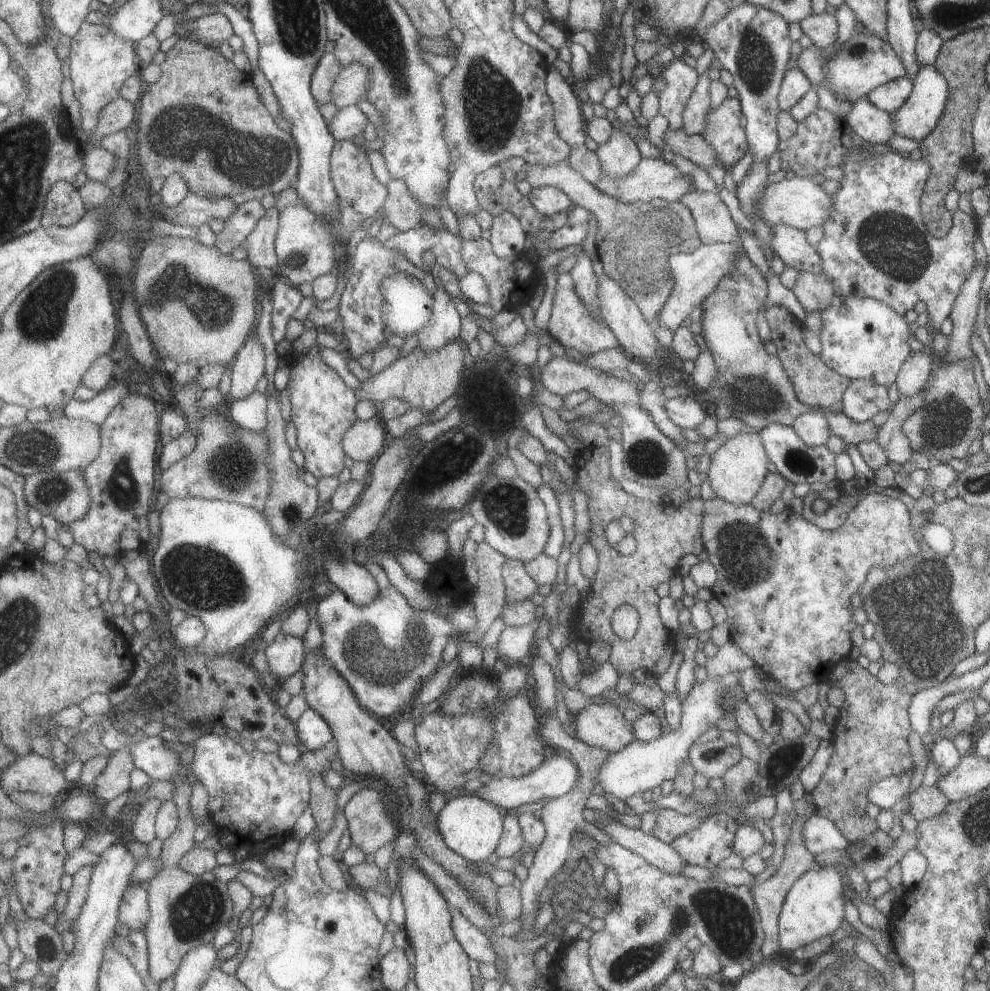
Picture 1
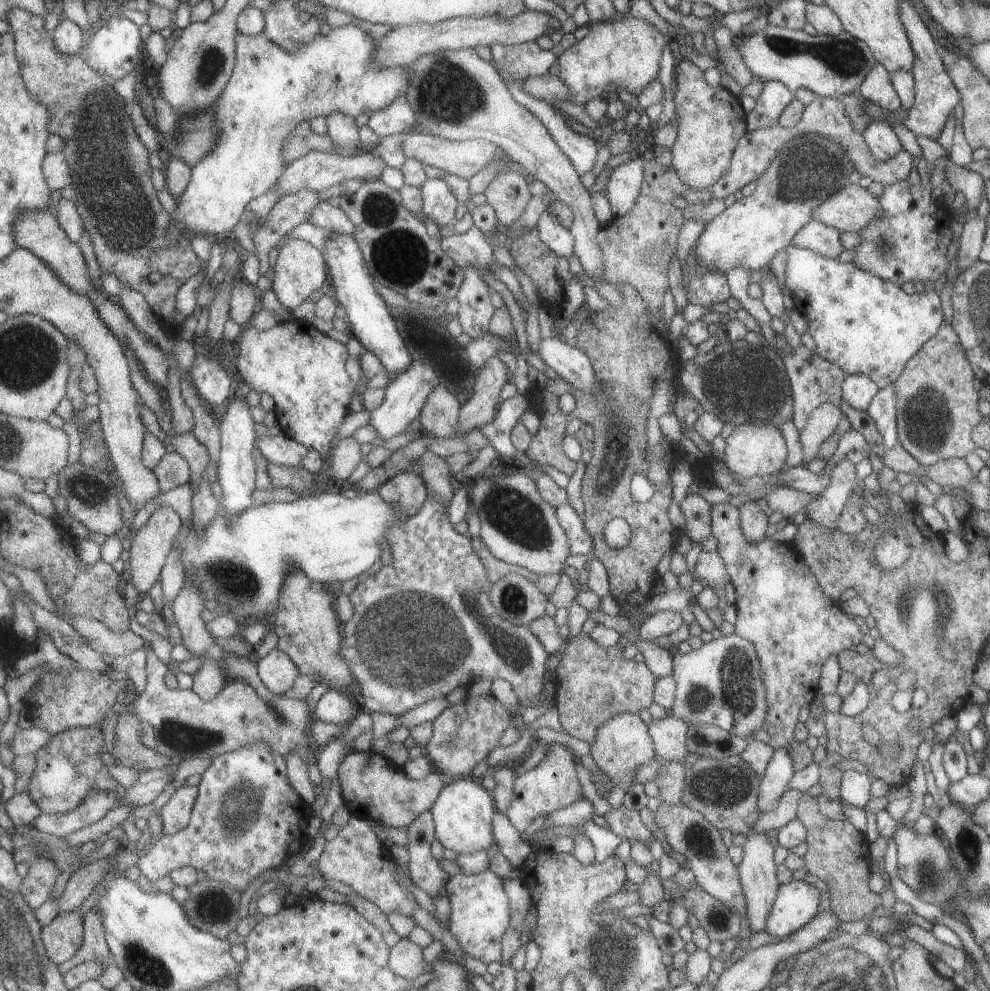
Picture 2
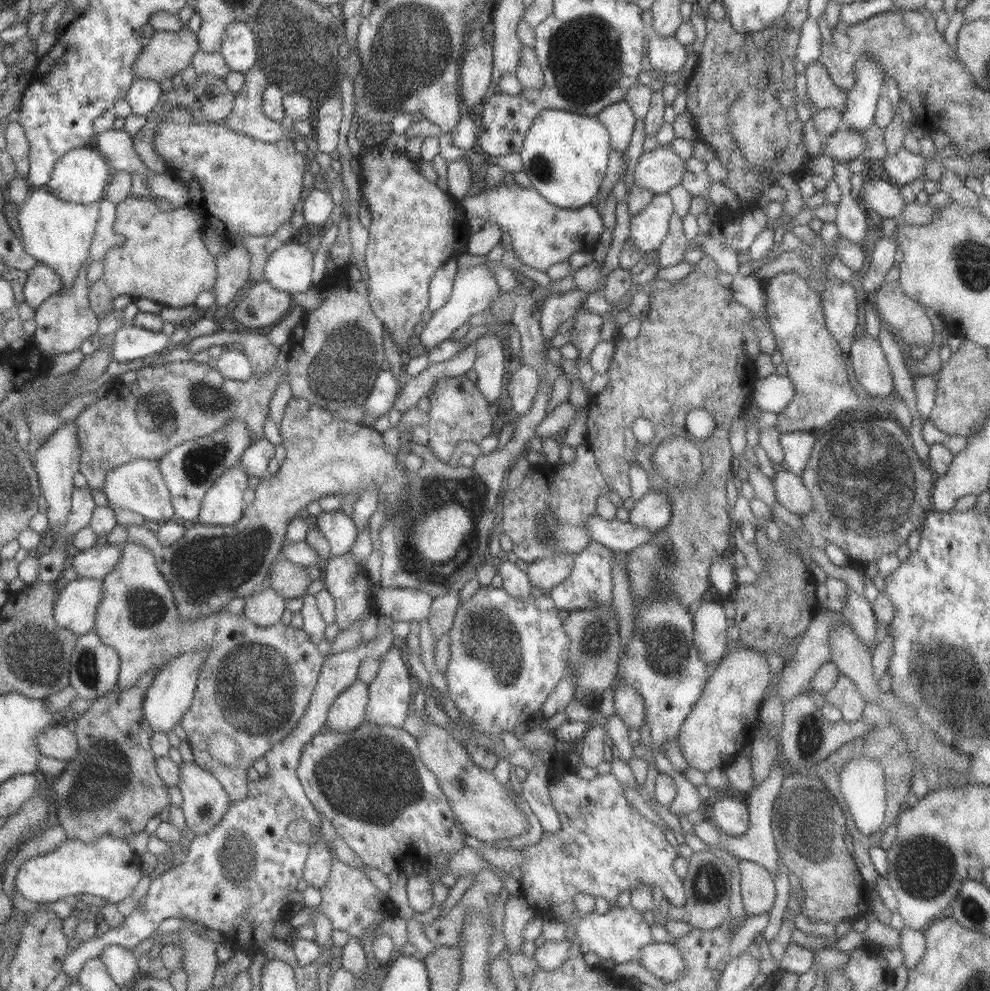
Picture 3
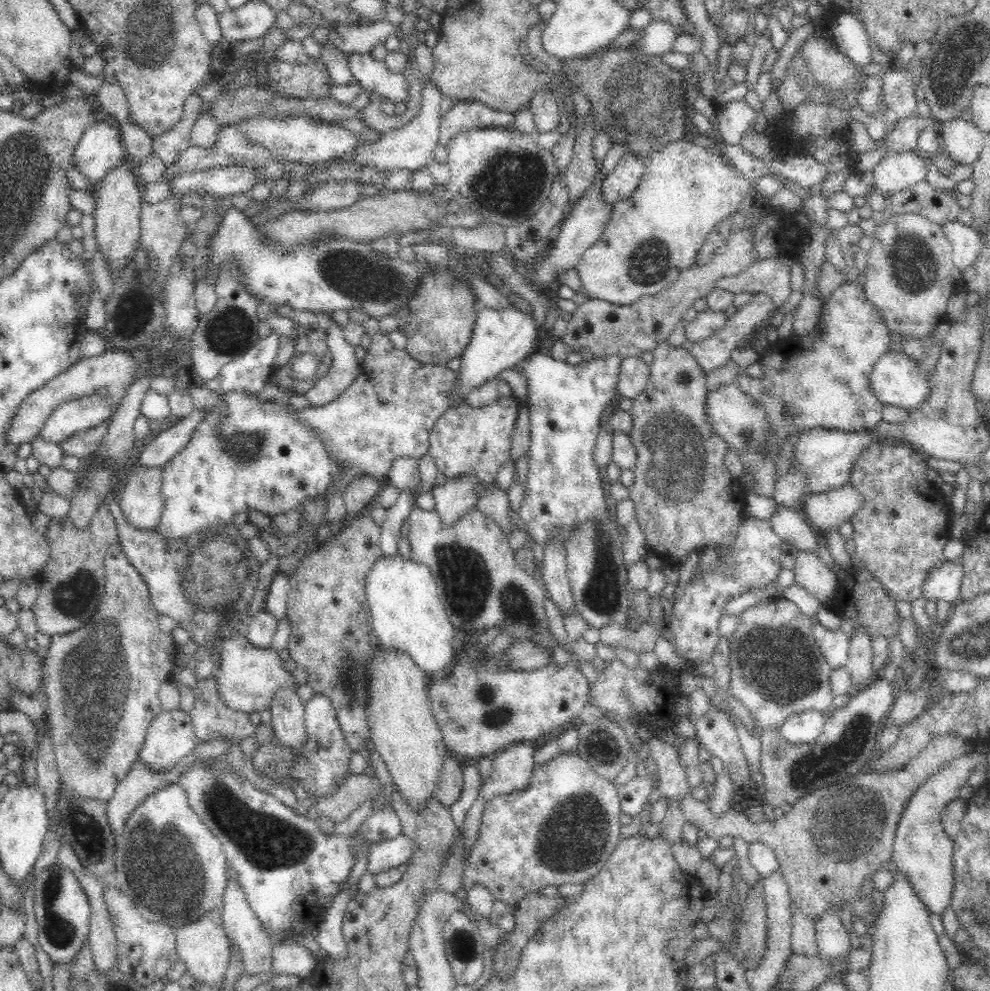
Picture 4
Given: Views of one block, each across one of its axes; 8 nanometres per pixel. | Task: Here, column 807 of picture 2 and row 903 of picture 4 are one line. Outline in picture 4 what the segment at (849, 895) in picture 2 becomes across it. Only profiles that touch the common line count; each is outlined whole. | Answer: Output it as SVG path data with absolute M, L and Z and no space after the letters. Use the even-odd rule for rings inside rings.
M952 734L936 736L934 740L928 742L924 751L901 769L883 773L864 769L857 775L810 792L804 798L797 800L790 811L785 814L779 813L774 821L765 819L759 823L752 823L745 813L736 812L733 808L728 808L722 816L716 816L712 814L707 803L696 800L690 792L678 801L686 822L691 822L703 835L715 839L723 836L738 837L749 844L758 841L770 847L780 864L779 870L788 885L791 902L804 916L816 921L830 905L834 905L836 913L840 914L842 907L849 903L852 905L852 910L848 912L852 914L852 918L860 917L864 920L864 914L870 911L872 906L872 899L862 899L860 888L866 878L872 881L873 874L886 869L887 861L892 860L897 826L909 798L926 782L926 779L943 769L951 760L970 753L970 750L969 742L960 736Z

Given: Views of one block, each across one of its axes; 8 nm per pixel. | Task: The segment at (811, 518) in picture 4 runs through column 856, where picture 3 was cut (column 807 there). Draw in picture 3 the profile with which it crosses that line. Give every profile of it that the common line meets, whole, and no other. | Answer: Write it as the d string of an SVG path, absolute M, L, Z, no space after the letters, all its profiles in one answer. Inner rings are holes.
M778 472L774 474L772 485L774 485L774 495L780 506L792 514L802 516L812 508L812 495L804 487L801 477L790 472Z

